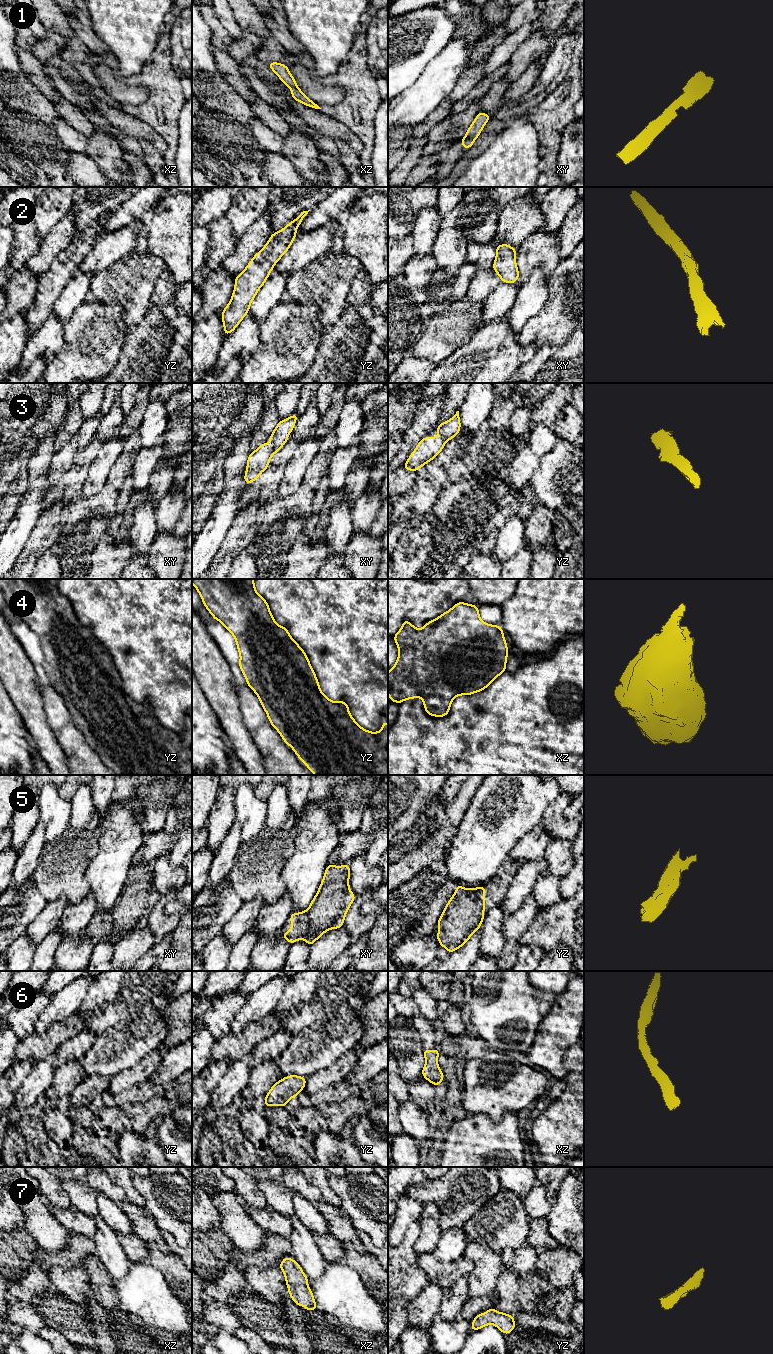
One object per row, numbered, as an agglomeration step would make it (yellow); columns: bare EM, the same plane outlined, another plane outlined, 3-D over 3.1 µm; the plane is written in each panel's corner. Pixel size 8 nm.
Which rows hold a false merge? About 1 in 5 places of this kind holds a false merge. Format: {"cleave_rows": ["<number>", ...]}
{"cleave_rows": []}

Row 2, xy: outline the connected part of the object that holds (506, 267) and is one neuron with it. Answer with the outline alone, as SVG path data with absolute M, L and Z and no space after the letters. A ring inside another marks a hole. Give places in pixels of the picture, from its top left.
M500 244L496 248L493 269L499 275L502 282L512 284L519 278L519 271L515 259L516 253L517 250L509 244Z

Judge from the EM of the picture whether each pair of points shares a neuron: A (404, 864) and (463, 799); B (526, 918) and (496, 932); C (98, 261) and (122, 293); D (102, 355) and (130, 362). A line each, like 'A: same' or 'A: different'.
A: same
B: different
C: different
D: different

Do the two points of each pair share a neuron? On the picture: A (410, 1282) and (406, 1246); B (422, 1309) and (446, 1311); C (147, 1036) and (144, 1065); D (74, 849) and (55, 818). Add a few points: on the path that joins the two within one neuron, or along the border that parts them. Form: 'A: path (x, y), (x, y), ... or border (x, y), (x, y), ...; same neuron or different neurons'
A: path (408, 1273), (406, 1269), (406, 1255); same neuron
B: border (443, 1291), (437, 1315); different neurons
C: border (150, 1050), (136, 1063), (125, 1069); different neurons
D: border (67, 829), (56, 839), (46, 843); different neurons

